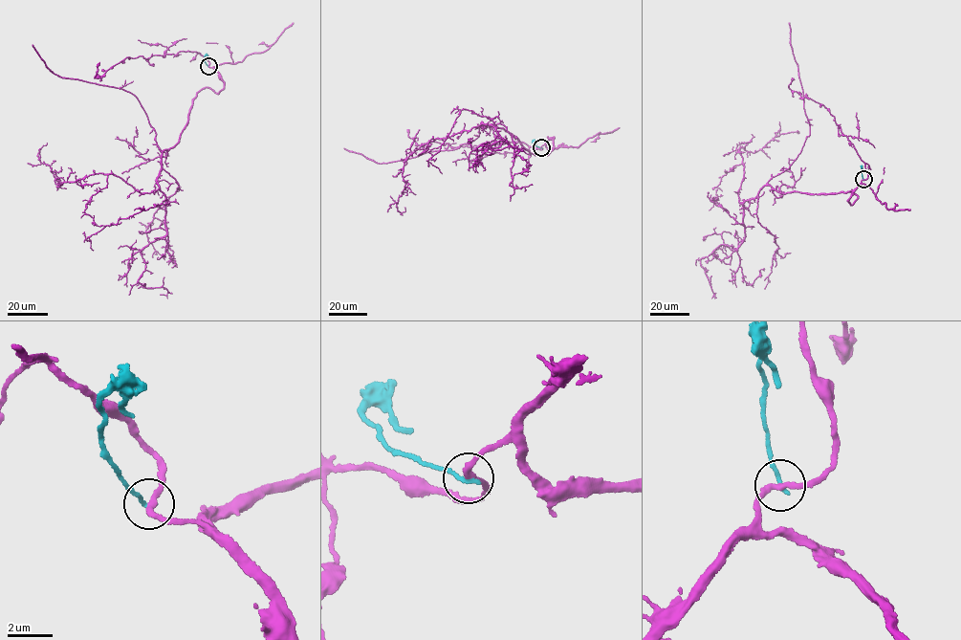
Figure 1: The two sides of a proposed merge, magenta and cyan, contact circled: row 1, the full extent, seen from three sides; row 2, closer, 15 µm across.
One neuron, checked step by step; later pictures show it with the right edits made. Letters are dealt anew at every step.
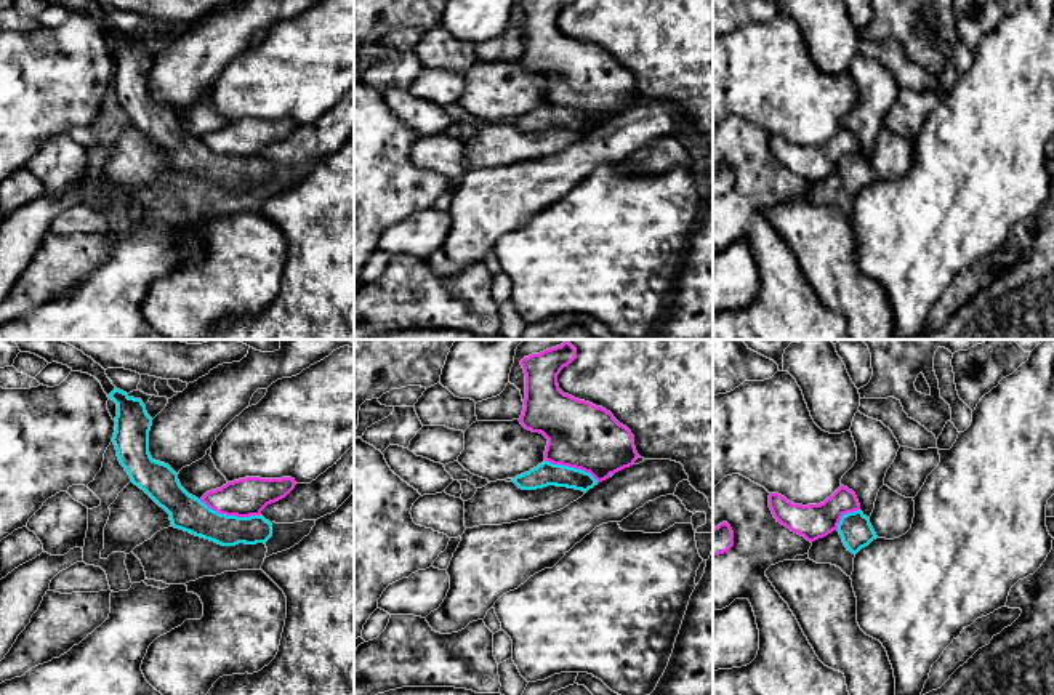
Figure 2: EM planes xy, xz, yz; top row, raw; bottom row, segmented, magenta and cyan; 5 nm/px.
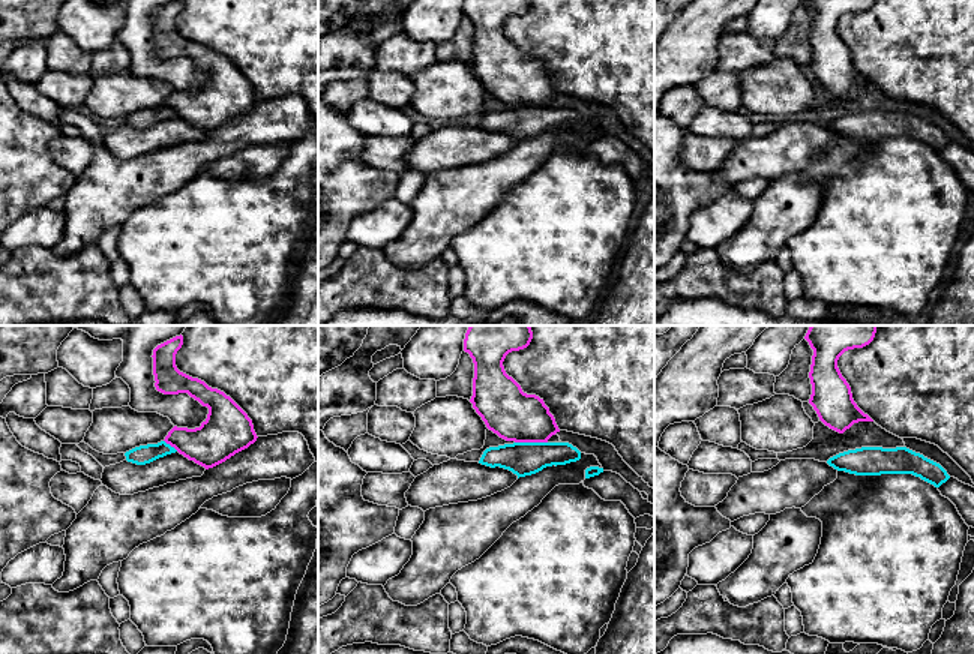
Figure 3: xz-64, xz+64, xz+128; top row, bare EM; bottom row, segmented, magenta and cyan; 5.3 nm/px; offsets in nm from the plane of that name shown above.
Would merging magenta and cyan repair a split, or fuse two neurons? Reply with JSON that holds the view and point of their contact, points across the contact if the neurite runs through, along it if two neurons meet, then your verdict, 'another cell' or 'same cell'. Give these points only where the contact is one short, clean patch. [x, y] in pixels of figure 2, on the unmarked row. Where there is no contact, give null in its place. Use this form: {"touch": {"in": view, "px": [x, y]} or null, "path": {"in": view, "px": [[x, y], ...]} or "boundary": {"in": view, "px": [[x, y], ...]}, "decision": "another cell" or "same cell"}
{"touch": {"in": "xy", "px": [229, 156]}, "boundary": {"in": "xy", "px": [[199, 141], [220, 154], [258, 157]]}, "decision": "another cell"}

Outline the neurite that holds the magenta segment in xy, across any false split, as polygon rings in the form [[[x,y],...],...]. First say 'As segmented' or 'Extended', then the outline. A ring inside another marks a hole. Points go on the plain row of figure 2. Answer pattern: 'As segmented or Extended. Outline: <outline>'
As segmented. Outline: [[[245,119],[207,133],[200,143],[210,151],[226,157],[259,157],[268,146],[285,139],[295,127],[296,123],[292,119]]]

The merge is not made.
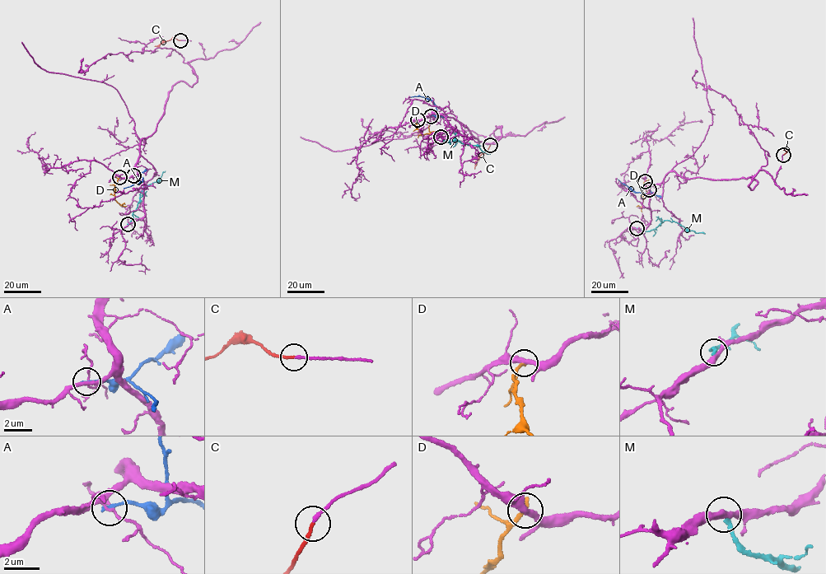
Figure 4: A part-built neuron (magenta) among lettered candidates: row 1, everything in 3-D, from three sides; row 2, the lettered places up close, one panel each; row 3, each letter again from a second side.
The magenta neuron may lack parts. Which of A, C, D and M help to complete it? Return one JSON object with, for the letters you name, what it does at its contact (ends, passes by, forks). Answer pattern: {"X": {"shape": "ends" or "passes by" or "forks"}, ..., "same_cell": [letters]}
{"C": {"shape": "ends"}, "same_cell": ["C"]}

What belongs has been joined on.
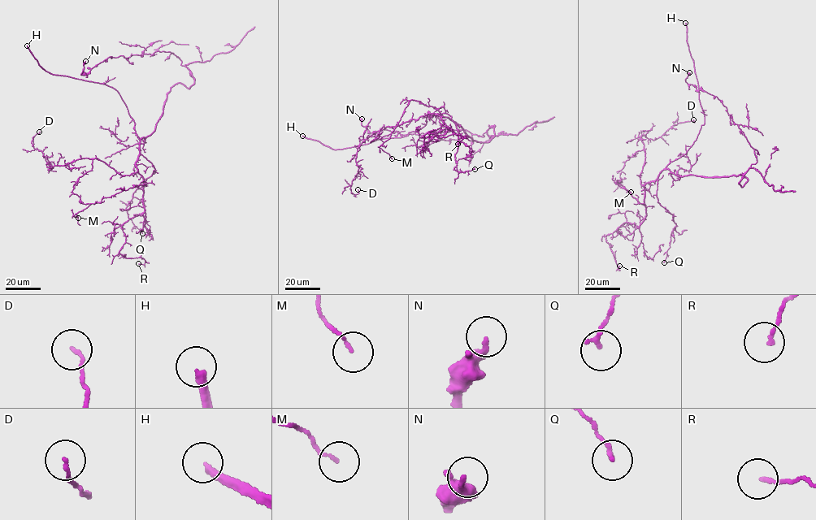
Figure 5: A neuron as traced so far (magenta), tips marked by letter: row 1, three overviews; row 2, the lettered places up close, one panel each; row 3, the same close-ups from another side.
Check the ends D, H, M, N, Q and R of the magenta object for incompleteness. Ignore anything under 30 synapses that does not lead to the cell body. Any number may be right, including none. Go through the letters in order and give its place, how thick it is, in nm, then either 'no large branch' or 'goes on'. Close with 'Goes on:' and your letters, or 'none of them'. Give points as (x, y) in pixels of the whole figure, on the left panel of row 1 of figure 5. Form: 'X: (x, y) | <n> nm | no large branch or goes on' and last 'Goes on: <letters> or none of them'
D: (39, 132) | 80 nm | no large branch
H: (27, 45) | 280 nm | goes on
M: (78, 218) | 90 nm | no large branch
N: (85, 61) | 200 nm | no large branch
Q: (142, 233) | 140 nm | no large branch
R: (138, 263) | 110 nm | no large branch
Goes on: H

